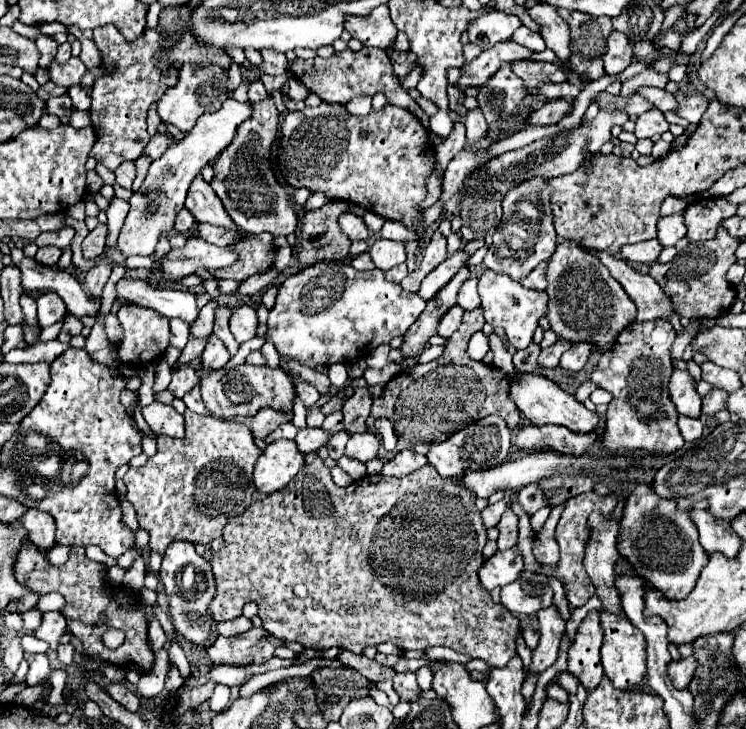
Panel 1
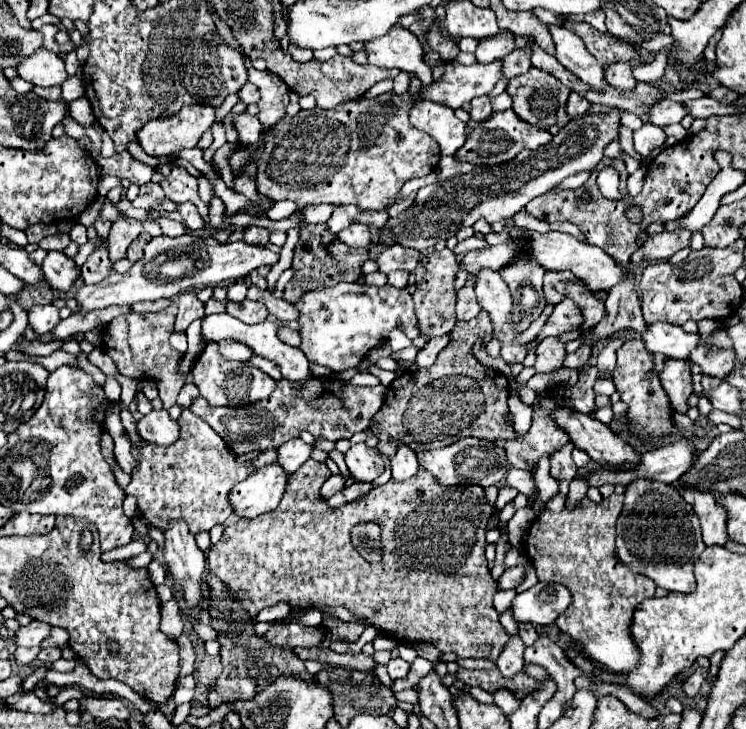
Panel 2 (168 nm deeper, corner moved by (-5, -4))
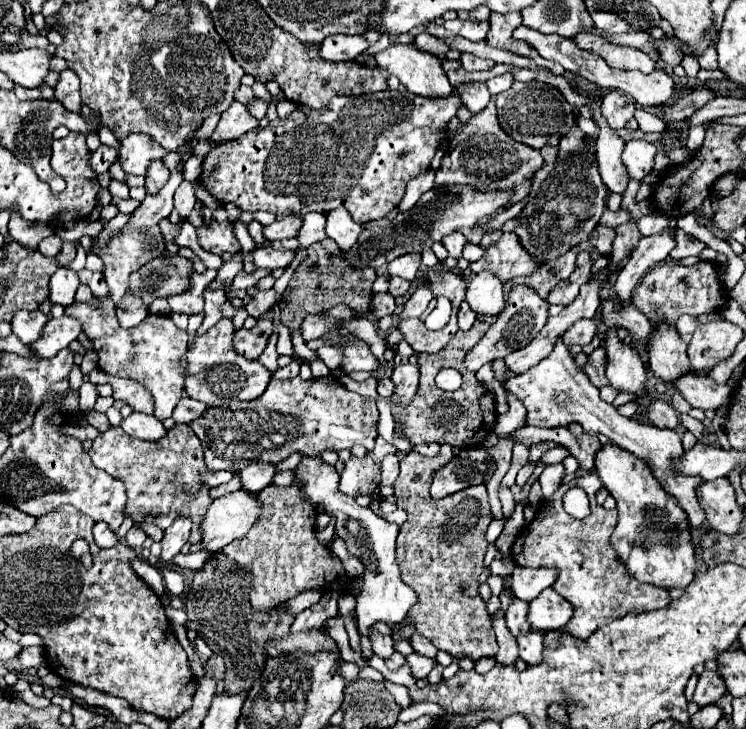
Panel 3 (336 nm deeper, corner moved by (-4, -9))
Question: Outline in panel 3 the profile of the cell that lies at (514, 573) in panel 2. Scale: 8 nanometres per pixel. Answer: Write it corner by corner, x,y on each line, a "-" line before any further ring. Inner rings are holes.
515,567
511,575
511,587
517,595
517,599
531,601
535,599
543,589
553,585
557,573
553,569
529,569
529,567

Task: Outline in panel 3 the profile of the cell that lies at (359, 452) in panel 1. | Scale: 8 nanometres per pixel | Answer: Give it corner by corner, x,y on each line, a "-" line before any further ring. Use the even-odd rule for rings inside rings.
351,457
345,461
345,469
339,479
339,491
357,497
357,495
371,495
373,489
381,481
381,467
369,457

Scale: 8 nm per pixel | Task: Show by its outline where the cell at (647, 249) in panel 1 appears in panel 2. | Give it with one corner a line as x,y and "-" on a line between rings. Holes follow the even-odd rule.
686,228
674,230
674,232
664,230
660,234
652,234
648,238
648,242
632,254
632,262
640,264
644,260
650,260
650,262
654,262
654,260
668,260
678,250
690,246
690,236
692,236
692,232
686,230

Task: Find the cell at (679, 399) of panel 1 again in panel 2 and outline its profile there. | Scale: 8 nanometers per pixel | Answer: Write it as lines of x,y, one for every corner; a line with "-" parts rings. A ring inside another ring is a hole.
668,358
664,364
664,370
658,374
668,400
676,412
688,410
688,396
692,394
692,376
690,376
690,364
688,360
674,360

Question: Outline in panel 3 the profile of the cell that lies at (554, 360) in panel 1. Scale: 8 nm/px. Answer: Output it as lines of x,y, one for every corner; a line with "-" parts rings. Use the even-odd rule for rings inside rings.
597,347
597,349
589,355
587,365
583,367
583,371
589,375
591,383
597,385
597,387
603,387
603,385
609,383
607,377
605,377
605,363
607,363
607,359
605,359
605,349
603,349
603,347

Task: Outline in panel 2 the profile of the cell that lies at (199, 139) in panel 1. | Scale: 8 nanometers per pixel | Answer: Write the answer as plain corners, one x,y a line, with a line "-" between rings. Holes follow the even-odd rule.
140,234
140,236
128,246
128,250
126,250
126,258
132,260
132,262
136,262
138,258
142,258
142,250
144,250
146,242
150,242
150,236
148,236
148,234

